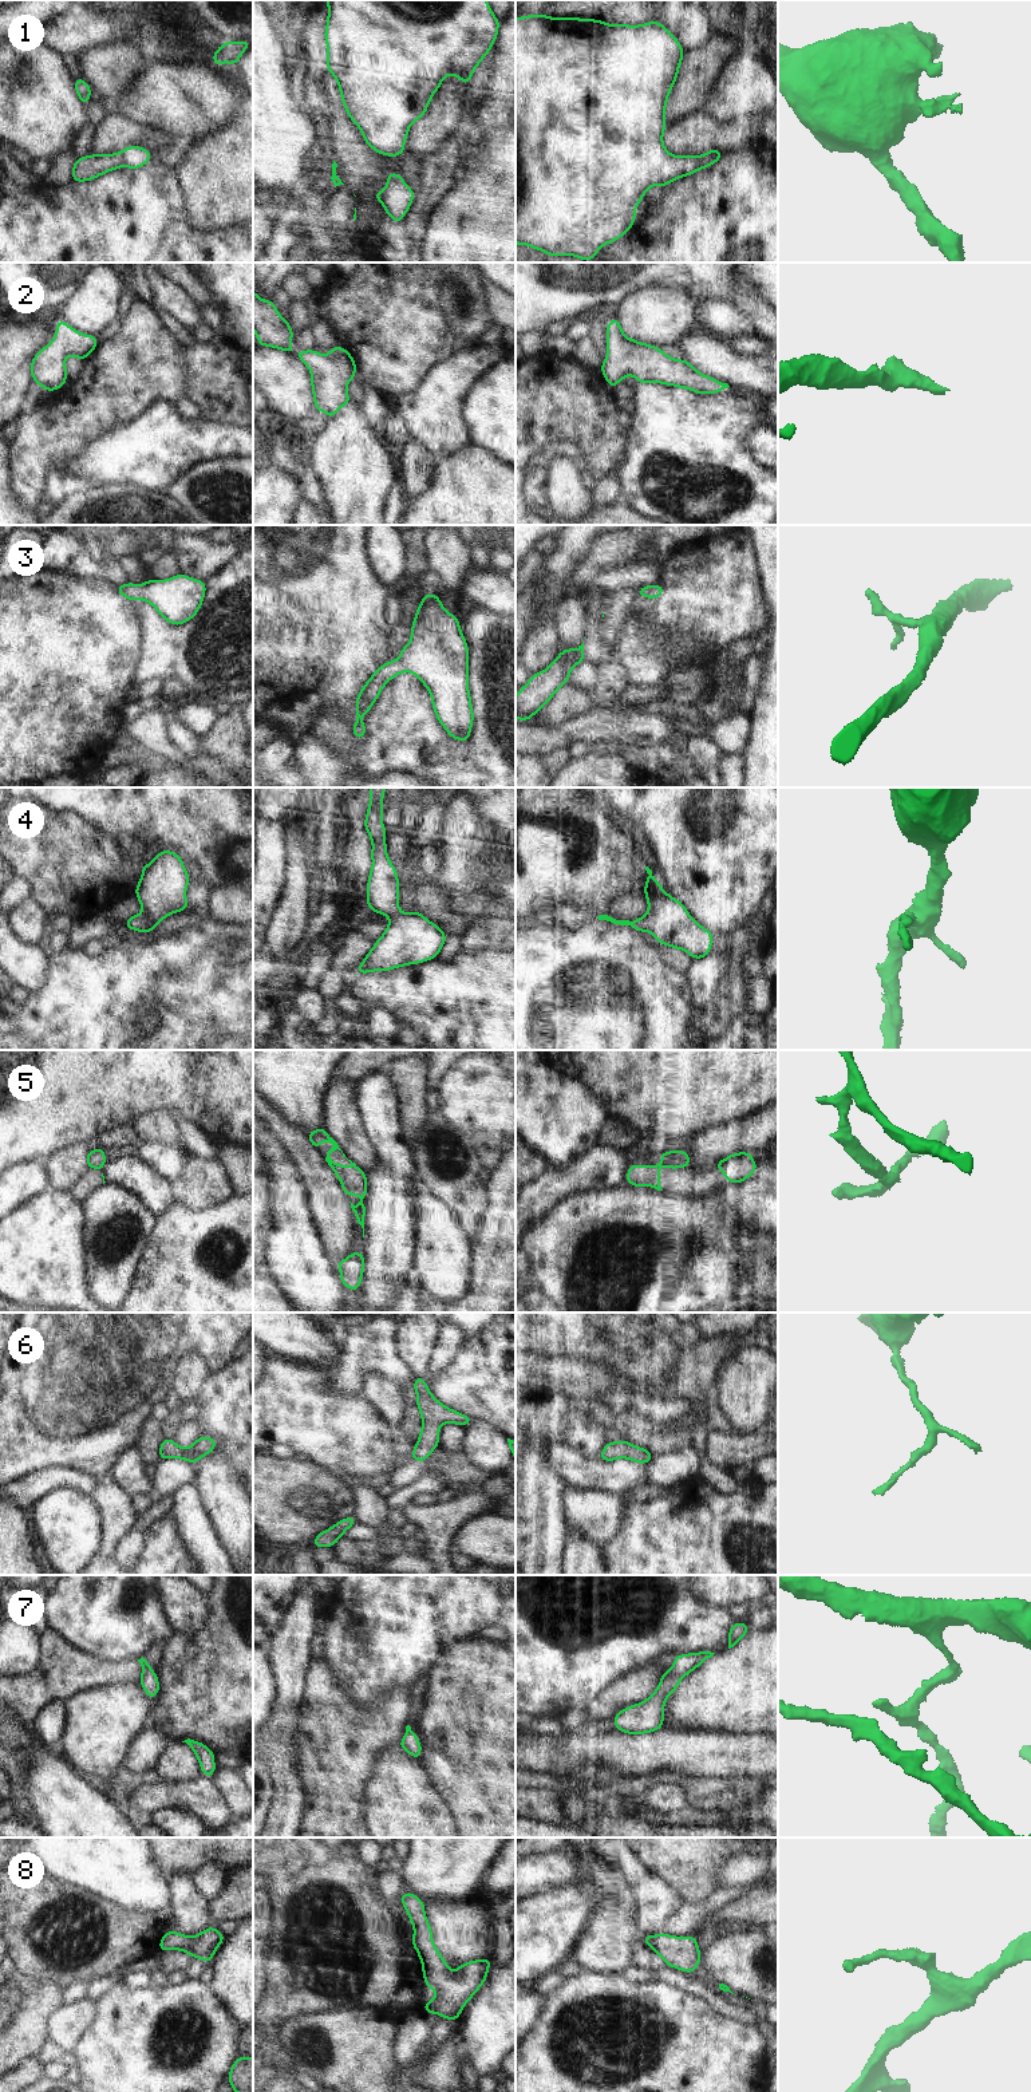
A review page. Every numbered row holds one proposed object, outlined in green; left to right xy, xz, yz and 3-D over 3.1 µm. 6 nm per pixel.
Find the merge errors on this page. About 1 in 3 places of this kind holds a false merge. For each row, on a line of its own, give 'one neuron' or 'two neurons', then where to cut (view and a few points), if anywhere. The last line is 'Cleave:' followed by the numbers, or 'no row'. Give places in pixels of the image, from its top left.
1: two neurons | yz (717, 161), (706, 154), (702, 166)
2: one neuron | no cut
3: one neuron | no cut
4: one neuron | no cut
5: two neurons | xz (352, 1206), (356, 1208)
6: one neuron | no cut
7: one neuron | no cut
8: one neuron | no cut
Cleave: 1, 5

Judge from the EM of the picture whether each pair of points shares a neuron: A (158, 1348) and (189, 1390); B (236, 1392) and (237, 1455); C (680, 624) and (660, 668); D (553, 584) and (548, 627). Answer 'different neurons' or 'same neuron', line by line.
A: different neurons
B: same neuron
C: same neuron
D: different neurons

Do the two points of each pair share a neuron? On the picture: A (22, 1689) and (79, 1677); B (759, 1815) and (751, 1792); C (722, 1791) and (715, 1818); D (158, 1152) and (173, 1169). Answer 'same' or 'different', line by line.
A: same
B: different
C: different
D: same

